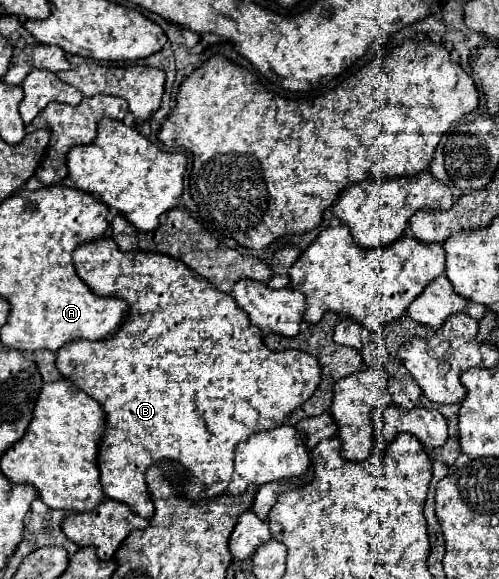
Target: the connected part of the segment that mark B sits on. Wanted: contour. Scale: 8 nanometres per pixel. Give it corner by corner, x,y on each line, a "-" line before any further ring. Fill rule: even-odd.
100,237
96,241
86,241
82,245
78,245
74,249
74,265
78,271
78,277
90,285
90,289
98,295
104,297
120,297
126,299
130,305
130,319
126,319
124,327
120,327
120,331
108,339
100,341
89,341
86,339
76,339
66,343
64,347
60,347
56,351
56,367
58,371
70,379
78,389
82,389
84,393
88,393
90,397
94,397
102,409
106,411
106,433
104,439
100,443
100,453
98,453
98,467
100,467
100,485
106,493
106,497
114,499
114,501
122,501
126,505
132,507
132,511
136,511
140,517
144,519
152,519
154,515
154,503
146,491
146,481
144,481
144,473
152,463
158,463
162,459
174,459
178,461
186,471
188,477
192,481
184,481
184,485
180,485
182,493
188,499
206,499
206,497
216,497
220,493
226,493
228,483
230,483
230,475
232,475
232,467
234,467
234,449
240,441
248,439
248,435
274,427
274,423
282,423
300,403
304,403
320,385
322,381
322,369
320,363
314,355
308,355
304,351
298,349
284,349
284,351
270,351
264,345
264,337
262,331
250,323
248,315
244,315
244,311
240,311
240,307
236,307
236,301
232,299
232,295
218,291
210,281
206,281
204,277
200,277
198,273
194,273
190,267
186,267
180,259
162,255
162,253
146,253
146,251
120,251
118,245
110,239
110,237

